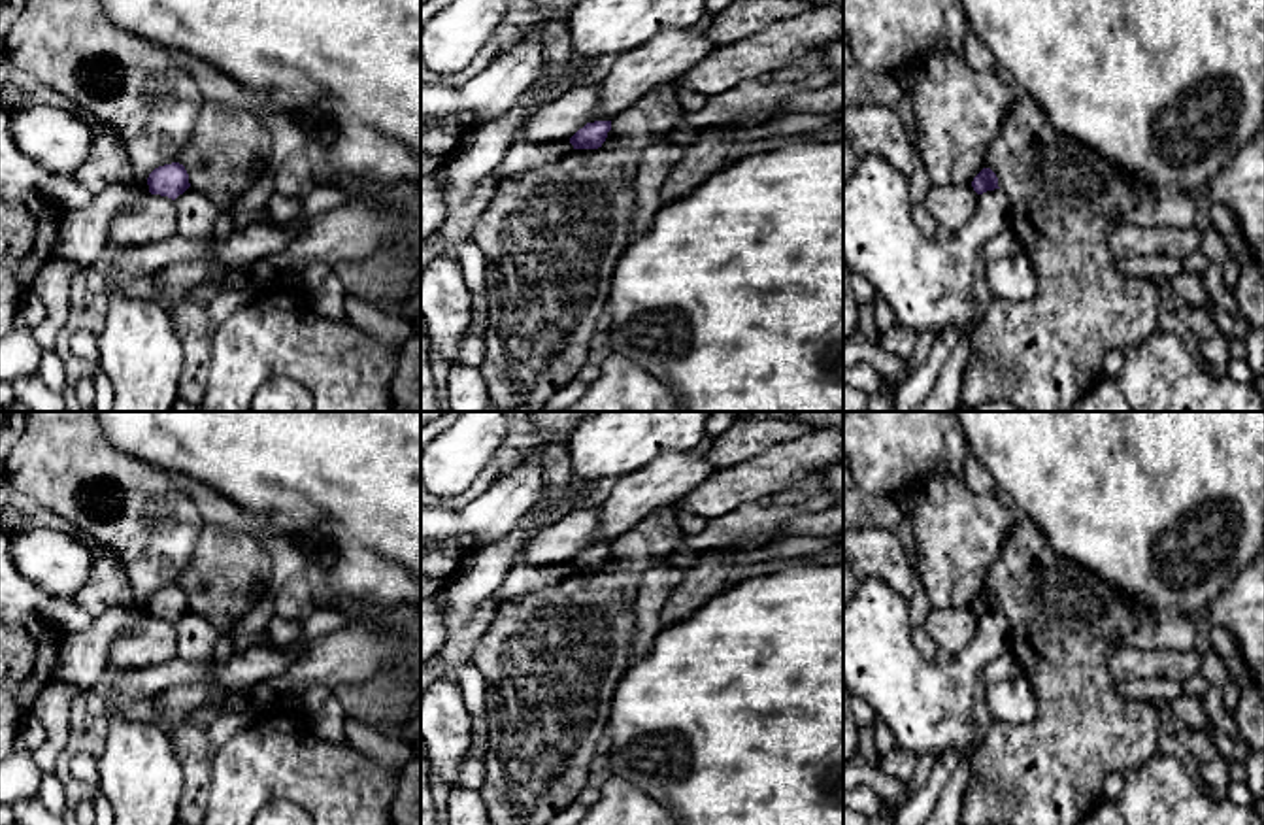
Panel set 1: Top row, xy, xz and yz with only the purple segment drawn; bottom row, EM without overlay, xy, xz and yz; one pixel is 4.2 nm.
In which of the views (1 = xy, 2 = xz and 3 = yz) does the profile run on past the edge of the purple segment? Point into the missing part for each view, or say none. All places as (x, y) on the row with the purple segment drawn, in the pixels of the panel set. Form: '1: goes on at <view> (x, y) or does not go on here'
1: does not go on here
2: does not go on here
3: does not go on here

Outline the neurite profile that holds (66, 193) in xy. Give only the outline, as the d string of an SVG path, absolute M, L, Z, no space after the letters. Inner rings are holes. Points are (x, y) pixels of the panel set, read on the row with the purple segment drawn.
M53 174L47 185L40 191L60 211L83 210L94 198L74 176Z

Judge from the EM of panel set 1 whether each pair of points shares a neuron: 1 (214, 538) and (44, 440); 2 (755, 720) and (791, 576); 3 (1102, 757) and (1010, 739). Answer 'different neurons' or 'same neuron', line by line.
1: different neurons
2: same neuron
3: same neuron

